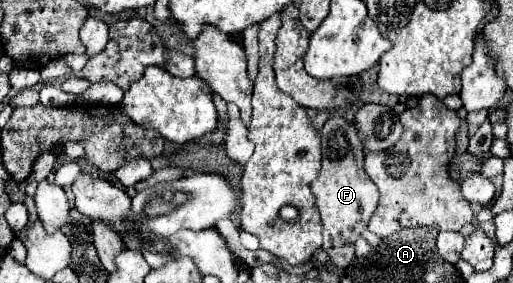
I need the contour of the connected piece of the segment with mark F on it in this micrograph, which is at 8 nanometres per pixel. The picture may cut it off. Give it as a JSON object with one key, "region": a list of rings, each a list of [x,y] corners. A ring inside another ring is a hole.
{"region":[[[334,115],[324,123],[320,139],[322,169],[318,177],[310,183],[310,189],[316,197],[316,205],[322,217],[322,249],[330,255],[330,261],[334,265],[346,267],[354,259],[354,241],[360,237],[360,231],[368,225],[368,219],[372,217],[378,205],[378,189],[362,167],[364,149],[356,123],[350,123],[344,117]]]}

